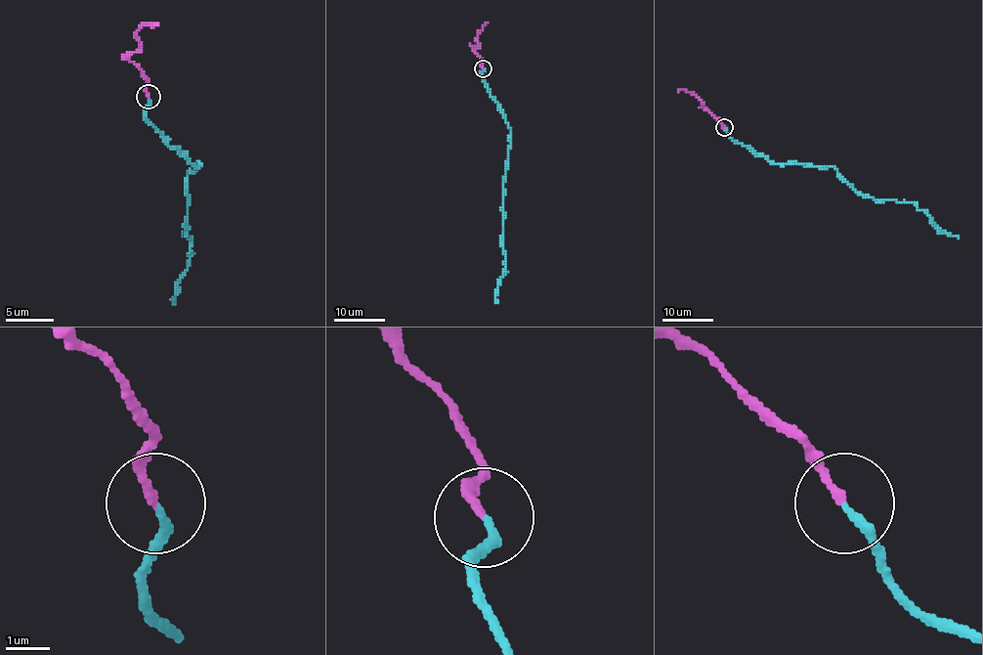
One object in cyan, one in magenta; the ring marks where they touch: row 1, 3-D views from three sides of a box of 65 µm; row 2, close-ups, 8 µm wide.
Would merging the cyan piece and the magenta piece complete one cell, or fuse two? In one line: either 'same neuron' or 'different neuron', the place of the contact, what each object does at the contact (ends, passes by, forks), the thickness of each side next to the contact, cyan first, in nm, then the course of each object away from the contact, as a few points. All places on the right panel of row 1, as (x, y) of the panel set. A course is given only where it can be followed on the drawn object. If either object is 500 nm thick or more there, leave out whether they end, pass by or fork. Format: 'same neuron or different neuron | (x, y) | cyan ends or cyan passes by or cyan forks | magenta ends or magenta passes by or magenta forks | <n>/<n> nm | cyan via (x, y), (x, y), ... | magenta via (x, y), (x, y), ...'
same neuron | (724, 127) | cyan ends | magenta ends | 180/170 nm | cyan via (724, 127), (731, 139), (775, 163), (834, 167), (859, 193), (877, 201), (914, 203), (938, 229), (959, 238) | magenta via (724, 127), (694, 94), (677, 90)

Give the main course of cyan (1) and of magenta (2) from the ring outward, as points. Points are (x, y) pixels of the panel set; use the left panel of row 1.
1: (149, 96), (146, 117), (170, 147), (199, 161), (188, 183), (190, 265), (175, 304)
2: (149, 96), (146, 78), (129, 54), (139, 47), (136, 32), (144, 25), (158, 25)

